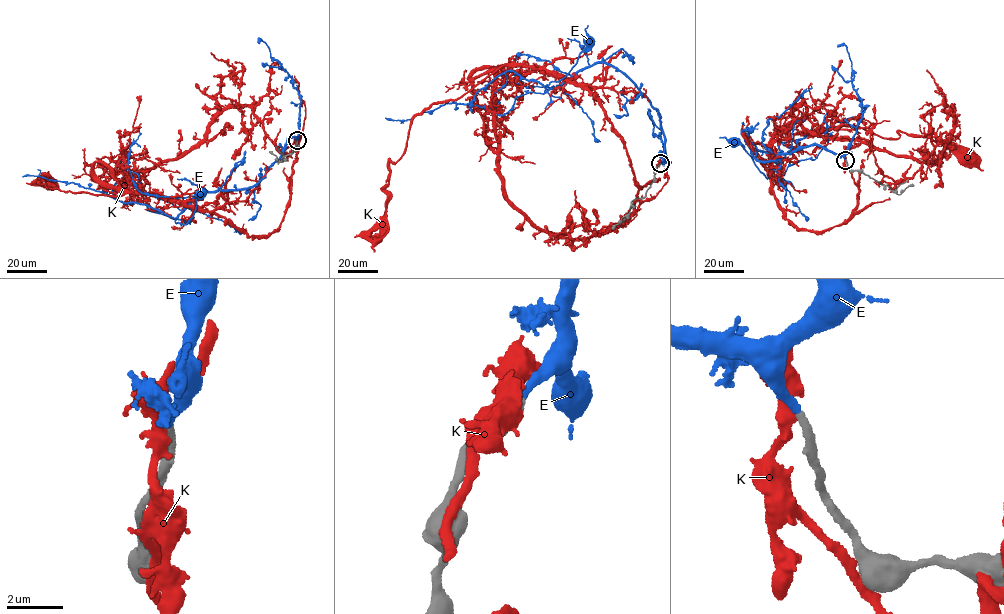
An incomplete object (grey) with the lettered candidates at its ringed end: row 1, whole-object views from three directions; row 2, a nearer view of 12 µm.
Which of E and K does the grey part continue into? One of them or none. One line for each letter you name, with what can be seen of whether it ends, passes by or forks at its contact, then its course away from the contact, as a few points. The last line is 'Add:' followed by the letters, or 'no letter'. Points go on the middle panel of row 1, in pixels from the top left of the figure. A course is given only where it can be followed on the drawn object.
E: it ends there; it runs (660, 163), (665, 138), (658, 110), (617, 68), (596, 63), (544, 91), (569, 72), (586, 41)
Add: E

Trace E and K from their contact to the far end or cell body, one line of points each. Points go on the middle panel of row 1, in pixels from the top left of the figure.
E: (660, 163), (665, 138), (658, 110), (617, 68), (596, 63), (544, 91), (569, 72), (586, 41)
K: (659, 163), (641, 189), (576, 84), (534, 70), (497, 84), (503, 192), (536, 227), (610, 229), (664, 168)

